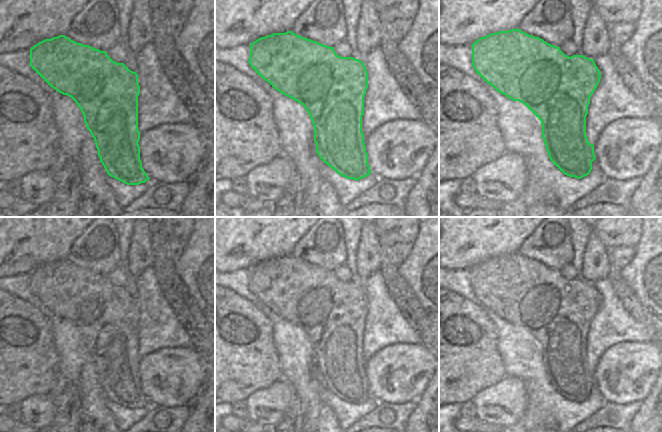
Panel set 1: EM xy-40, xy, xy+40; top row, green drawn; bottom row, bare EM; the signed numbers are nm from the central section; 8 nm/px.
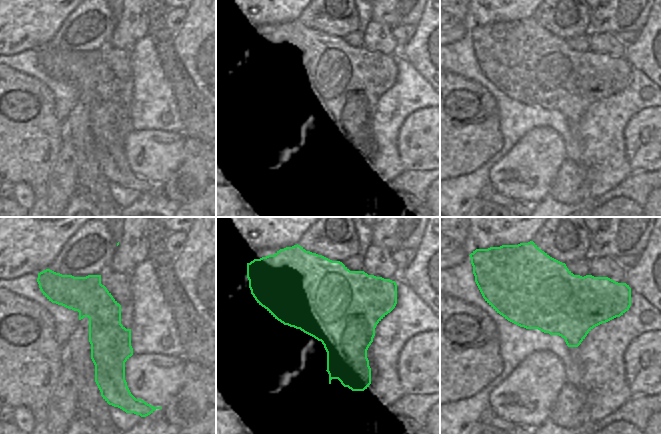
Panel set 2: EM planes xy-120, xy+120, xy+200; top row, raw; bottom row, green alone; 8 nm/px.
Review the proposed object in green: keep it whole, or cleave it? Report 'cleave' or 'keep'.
cleave

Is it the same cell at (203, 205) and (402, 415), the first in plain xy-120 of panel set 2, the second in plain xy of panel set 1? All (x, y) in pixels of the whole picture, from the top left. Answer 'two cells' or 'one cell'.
two cells

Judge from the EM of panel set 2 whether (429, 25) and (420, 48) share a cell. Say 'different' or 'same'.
same

